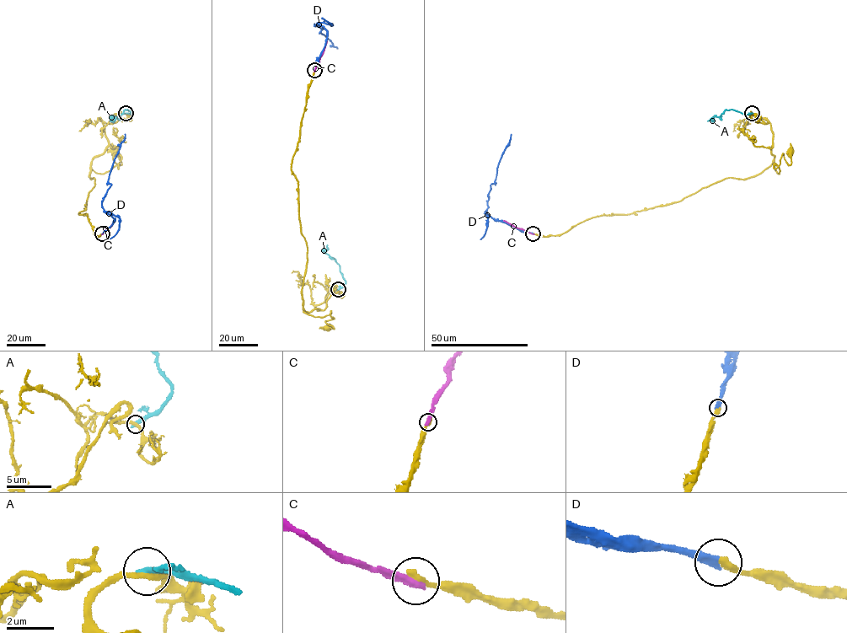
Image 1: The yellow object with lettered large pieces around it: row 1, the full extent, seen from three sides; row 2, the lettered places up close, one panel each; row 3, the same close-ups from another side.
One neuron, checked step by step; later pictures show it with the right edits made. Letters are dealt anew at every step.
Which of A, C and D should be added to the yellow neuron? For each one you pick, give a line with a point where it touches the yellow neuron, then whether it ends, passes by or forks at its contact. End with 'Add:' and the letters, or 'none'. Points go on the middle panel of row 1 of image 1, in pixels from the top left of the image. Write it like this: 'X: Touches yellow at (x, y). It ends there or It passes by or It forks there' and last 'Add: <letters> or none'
D: Touches yellow at (314, 70). It ends there
Add: D

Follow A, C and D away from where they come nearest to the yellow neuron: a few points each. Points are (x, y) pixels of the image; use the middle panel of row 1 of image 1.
A: (338, 290), (345, 281), (336, 261), (324, 252), (328, 249), (322, 251)
C: (314, 71), (326, 40)
D: (315, 70), (327, 32), (322, 26), (313, 24), (323, 28), (321, 33), (337, 48)

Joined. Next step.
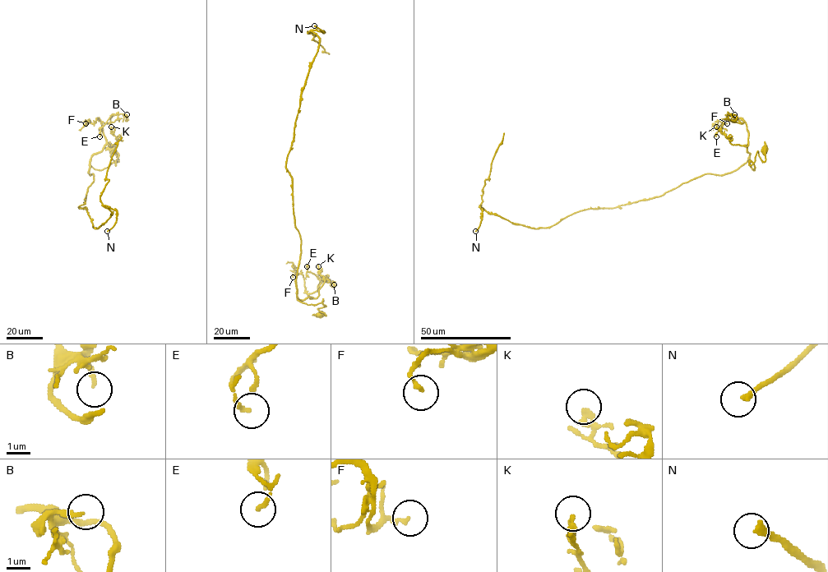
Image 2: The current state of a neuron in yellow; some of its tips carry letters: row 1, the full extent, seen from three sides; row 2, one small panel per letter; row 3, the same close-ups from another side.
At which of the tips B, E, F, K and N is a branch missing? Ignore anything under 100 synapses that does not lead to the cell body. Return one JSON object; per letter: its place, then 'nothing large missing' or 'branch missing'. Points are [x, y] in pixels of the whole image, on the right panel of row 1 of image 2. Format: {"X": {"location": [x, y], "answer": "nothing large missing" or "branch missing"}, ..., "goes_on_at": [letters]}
{"B": {"location": [734, 114], "answer": "nothing large missing"}, "E": {"location": [716, 136], "answer": "nothing large missing"}, "F": {"location": [727, 123], "answer": "nothing large missing"}, "K": {"location": [716, 126], "answer": "nothing large missing"}, "N": {"location": [475, 231], "answer": "branch missing"}, "goes_on_at": ["N"]}

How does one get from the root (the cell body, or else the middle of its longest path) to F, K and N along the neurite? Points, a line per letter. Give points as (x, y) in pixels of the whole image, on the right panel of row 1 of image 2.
F: (765, 149), (765, 162), (757, 151), (749, 163), (753, 170), (747, 123), (741, 118), (727, 118), (727, 123)
K: (765, 149), (765, 162), (757, 151), (755, 162), (749, 163), (753, 170), (748, 145), (733, 145), (716, 126)
N: (765, 149), (765, 162), (757, 151), (749, 163), (755, 170), (748, 159), (548, 227), (479, 205), (475, 231)

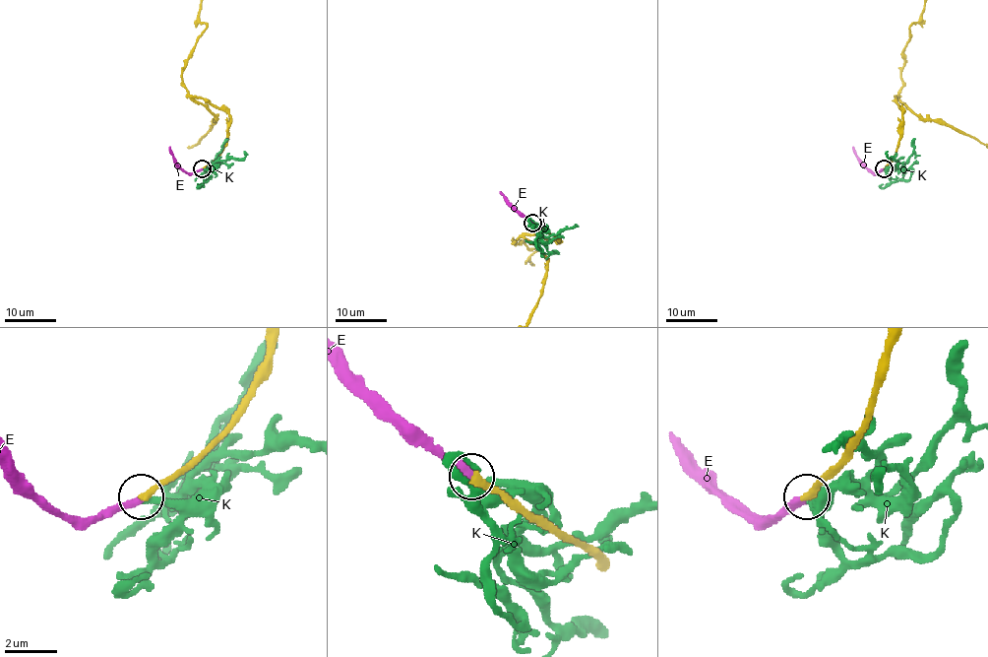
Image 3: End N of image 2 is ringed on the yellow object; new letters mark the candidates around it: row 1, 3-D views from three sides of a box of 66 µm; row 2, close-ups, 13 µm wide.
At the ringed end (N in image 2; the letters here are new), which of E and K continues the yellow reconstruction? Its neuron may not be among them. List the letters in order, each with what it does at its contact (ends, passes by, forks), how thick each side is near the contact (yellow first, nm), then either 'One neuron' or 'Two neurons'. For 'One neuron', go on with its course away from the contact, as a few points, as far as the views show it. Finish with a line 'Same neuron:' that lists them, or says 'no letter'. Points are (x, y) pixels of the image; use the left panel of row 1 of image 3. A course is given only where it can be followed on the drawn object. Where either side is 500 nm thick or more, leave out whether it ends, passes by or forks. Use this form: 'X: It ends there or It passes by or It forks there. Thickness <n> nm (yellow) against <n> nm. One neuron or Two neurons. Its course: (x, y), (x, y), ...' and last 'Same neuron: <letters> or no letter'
E: It ends there. Thickness 280 nm (yellow) against 320 nm. One neuron. Its course: (202, 169), (187, 172), (175, 162), (170, 146)
K: It ends there. Thickness 300 nm (yellow) against 320 nm. Two neurons
Same neuron: E

